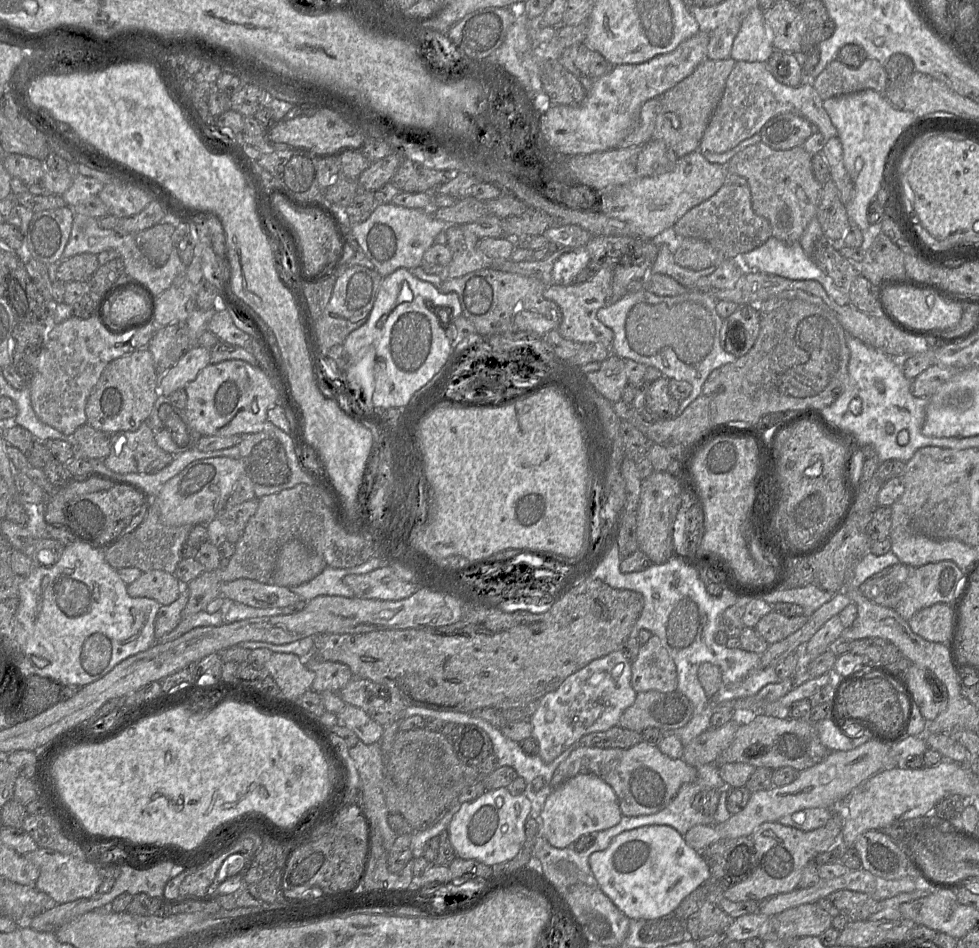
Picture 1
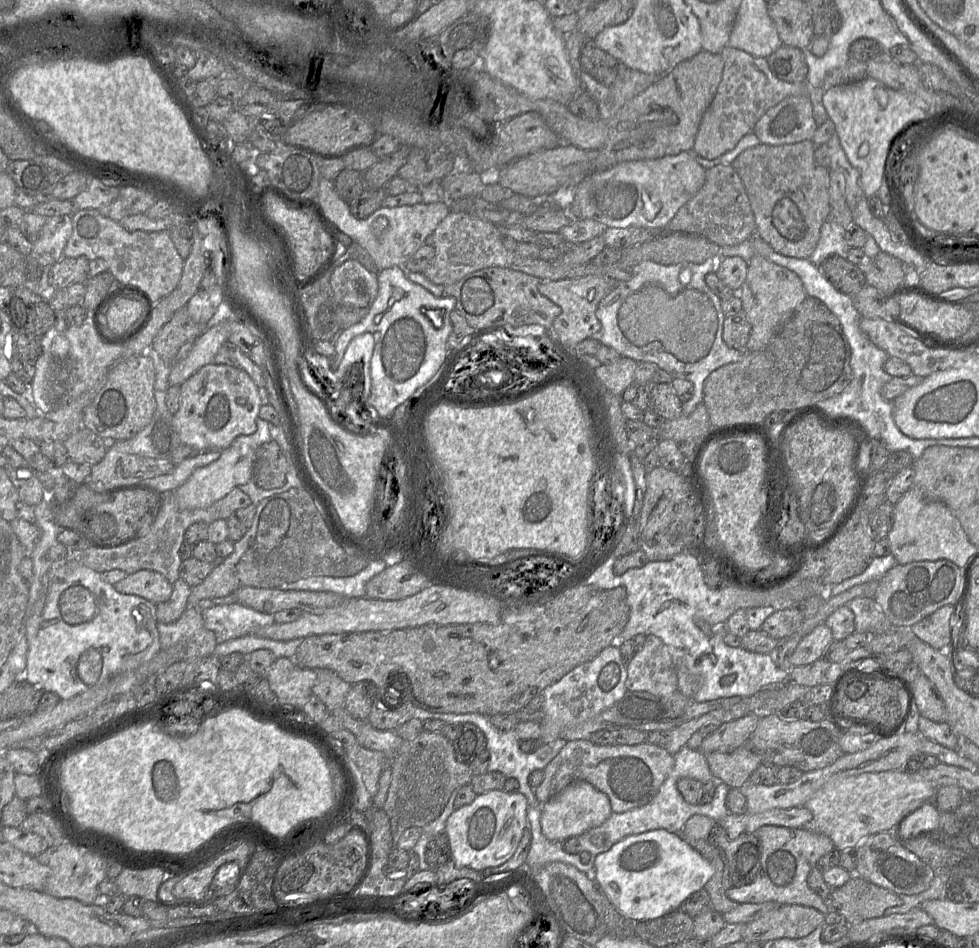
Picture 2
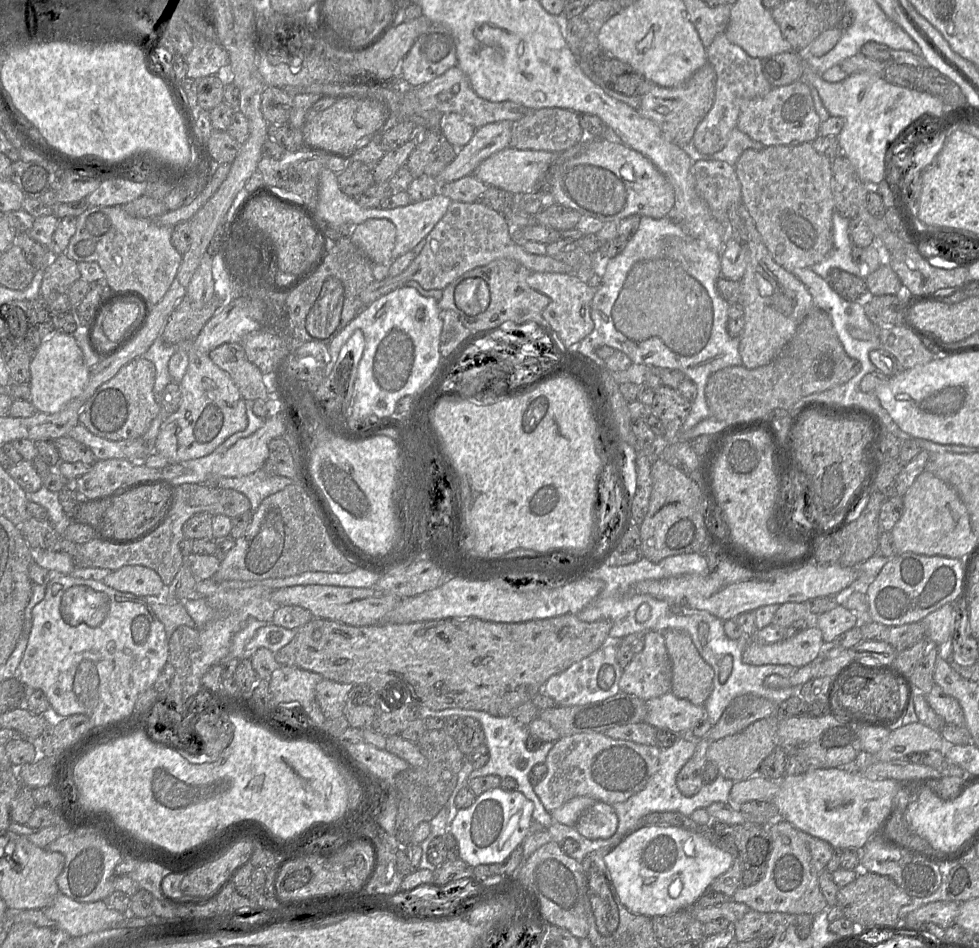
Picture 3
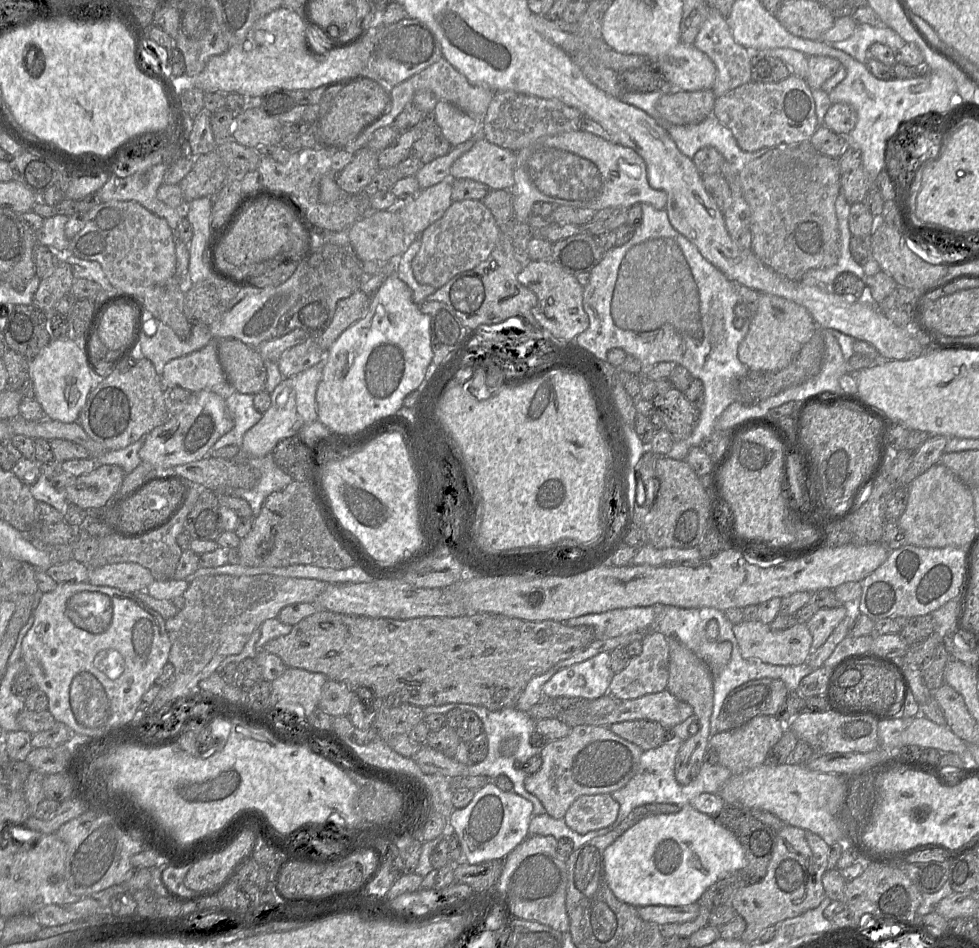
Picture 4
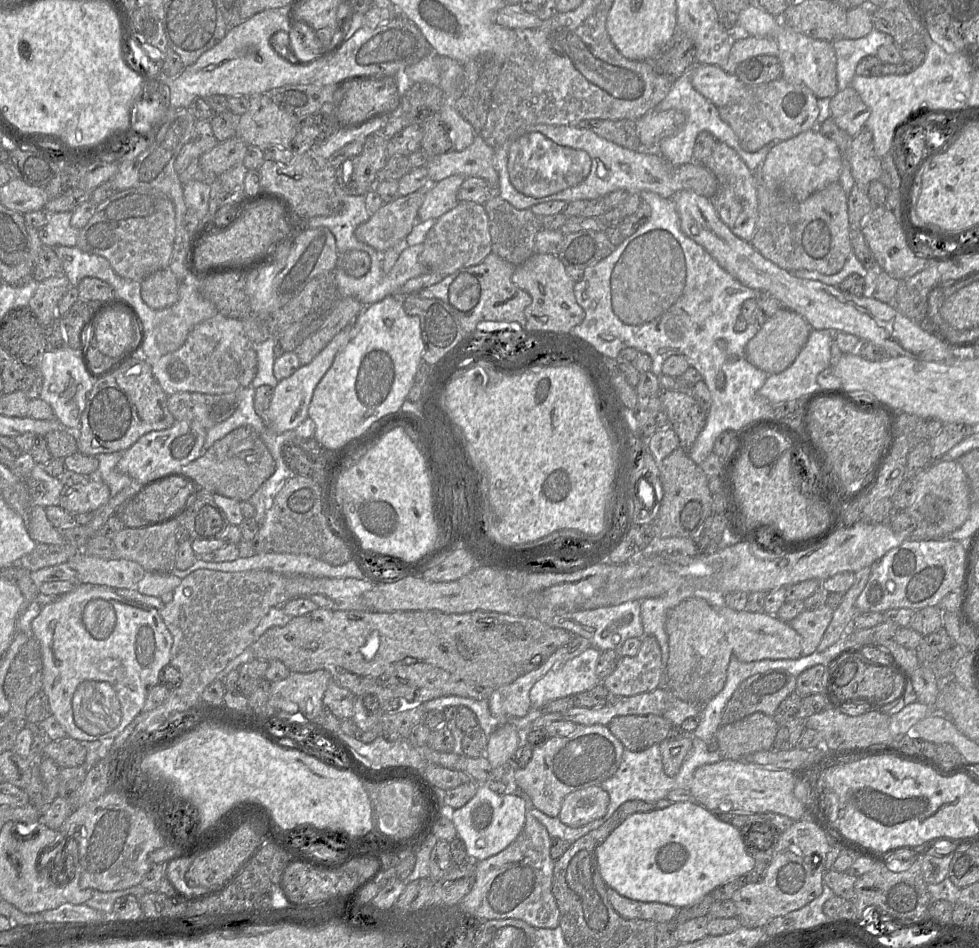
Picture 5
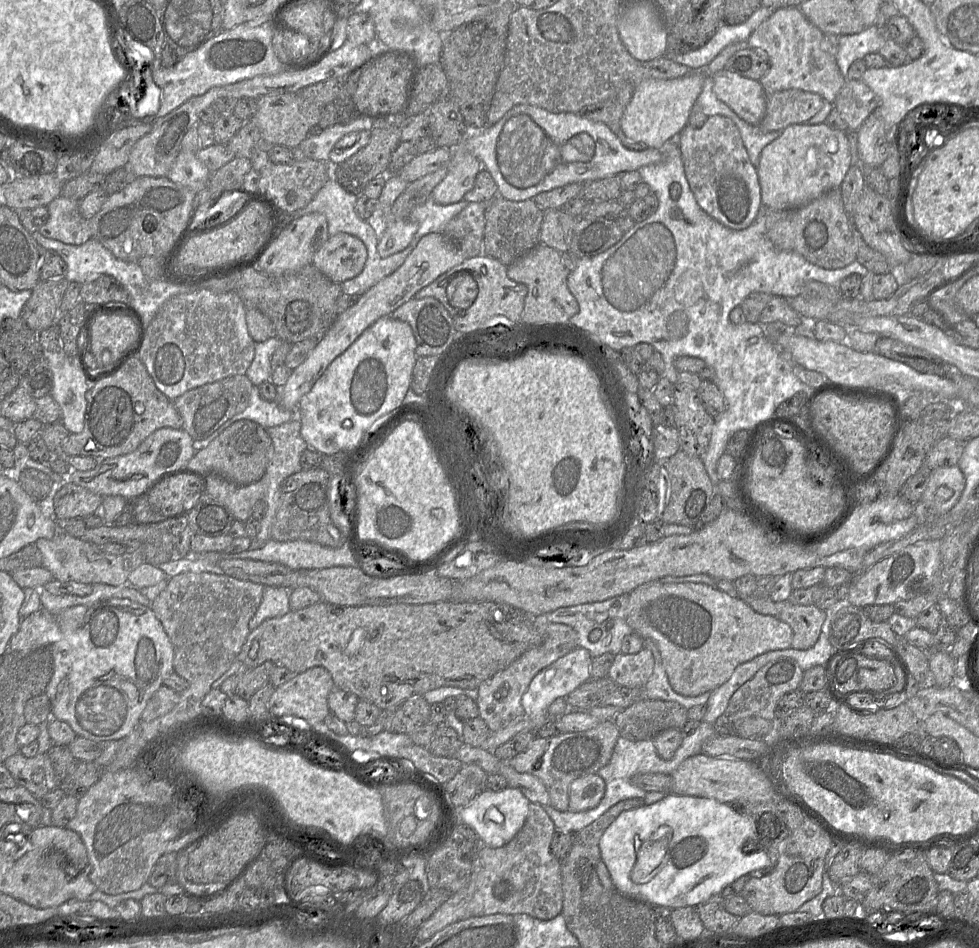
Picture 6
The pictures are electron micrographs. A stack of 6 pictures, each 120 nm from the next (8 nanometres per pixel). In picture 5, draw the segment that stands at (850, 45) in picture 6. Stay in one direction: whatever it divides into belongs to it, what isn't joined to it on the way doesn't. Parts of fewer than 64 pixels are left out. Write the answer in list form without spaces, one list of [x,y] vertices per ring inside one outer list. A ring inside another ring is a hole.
[[[872,29],[869,34],[858,39],[838,38],[832,42],[837,57],[838,91],[850,86],[858,63],[867,56],[876,56],[878,49],[894,43],[891,35]]]

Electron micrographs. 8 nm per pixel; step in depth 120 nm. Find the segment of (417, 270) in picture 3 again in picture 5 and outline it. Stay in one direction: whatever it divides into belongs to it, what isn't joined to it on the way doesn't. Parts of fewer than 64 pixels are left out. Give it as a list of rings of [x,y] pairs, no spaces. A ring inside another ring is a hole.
[[[461,201],[455,208],[439,217],[428,231],[419,261],[429,271],[446,277],[460,268],[481,263],[491,253],[489,218],[484,205]]]

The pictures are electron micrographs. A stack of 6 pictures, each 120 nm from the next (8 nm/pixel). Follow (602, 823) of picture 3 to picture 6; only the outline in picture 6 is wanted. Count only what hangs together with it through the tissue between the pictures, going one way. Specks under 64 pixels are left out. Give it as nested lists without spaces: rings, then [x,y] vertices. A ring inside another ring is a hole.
[[[598,774],[574,780],[569,787],[569,811],[582,812],[596,807],[605,794],[606,784]]]

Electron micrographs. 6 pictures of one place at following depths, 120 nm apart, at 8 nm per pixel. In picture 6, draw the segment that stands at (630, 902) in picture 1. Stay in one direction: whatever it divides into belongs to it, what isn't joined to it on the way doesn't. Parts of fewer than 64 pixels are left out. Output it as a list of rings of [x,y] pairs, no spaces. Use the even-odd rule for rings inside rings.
[[[667,793],[651,805],[623,811],[599,842],[600,859],[621,895],[670,909],[700,906],[710,899],[717,899],[722,889],[739,877],[754,870],[763,870],[770,864],[770,859],[765,851],[758,850],[756,846],[757,830],[750,817],[712,798],[673,793]]]

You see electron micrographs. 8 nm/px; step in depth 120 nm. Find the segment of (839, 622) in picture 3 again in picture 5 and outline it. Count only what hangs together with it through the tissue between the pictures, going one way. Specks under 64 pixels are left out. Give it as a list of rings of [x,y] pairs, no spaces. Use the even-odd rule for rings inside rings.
[[[824,605],[815,610],[804,610],[789,625],[802,637],[802,655],[810,655],[817,647],[832,619],[834,609]]]

